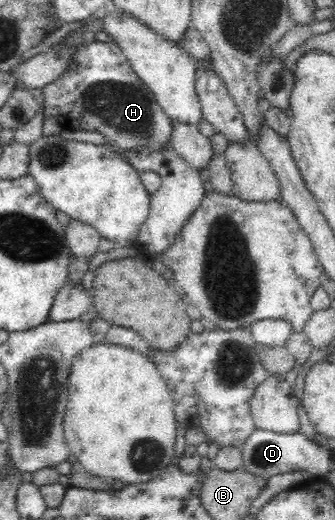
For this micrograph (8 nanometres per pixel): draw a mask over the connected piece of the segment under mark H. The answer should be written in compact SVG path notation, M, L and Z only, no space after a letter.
M89 42L71 53L65 72L42 88L45 115L53 117L64 133L74 130L100 132L107 142L122 150L137 146L168 146L171 120L156 102L153 93L133 72L117 44Z

